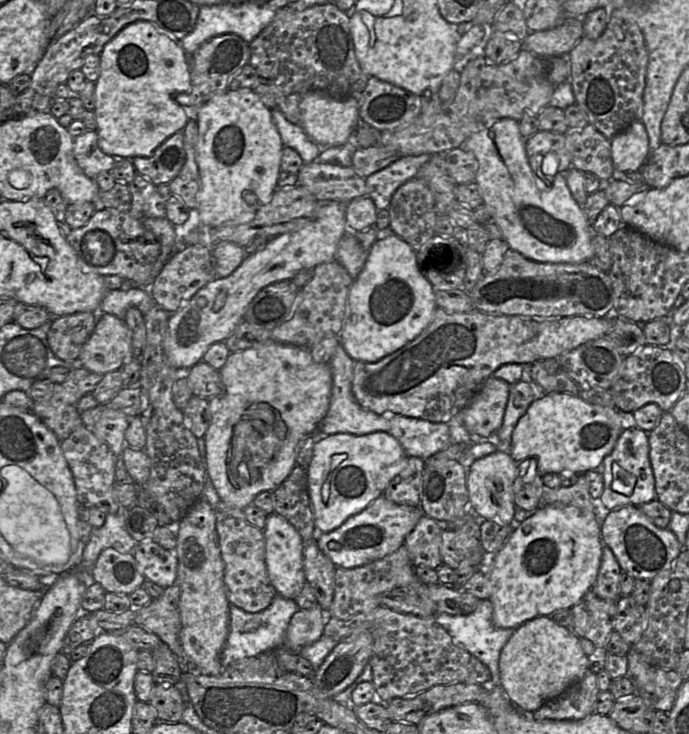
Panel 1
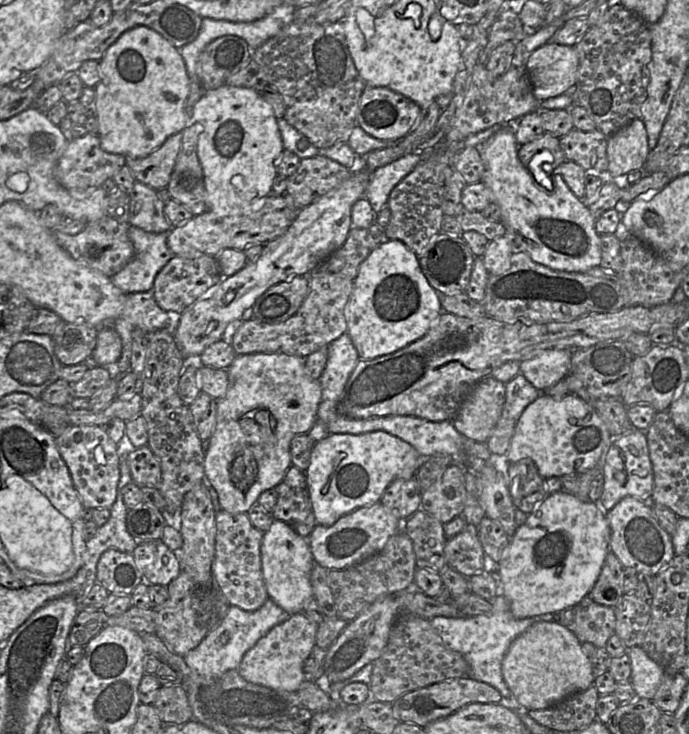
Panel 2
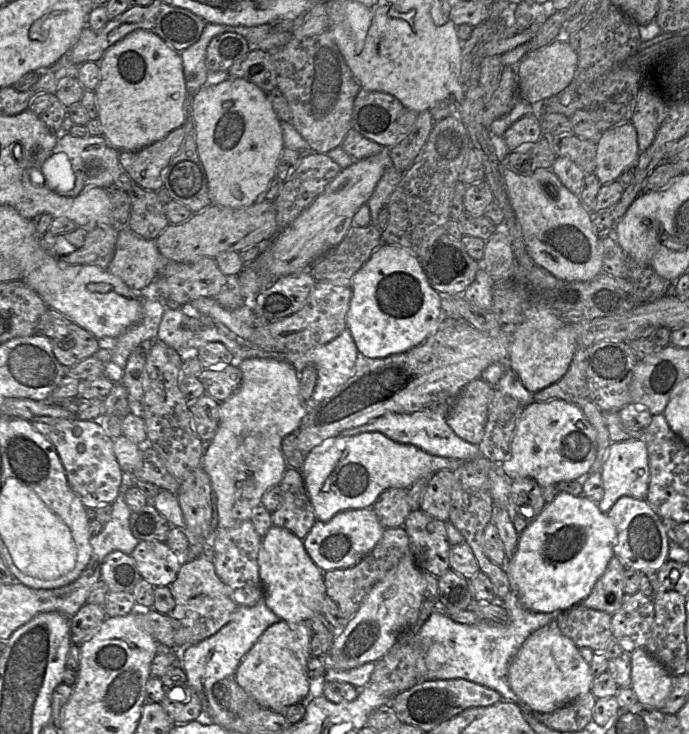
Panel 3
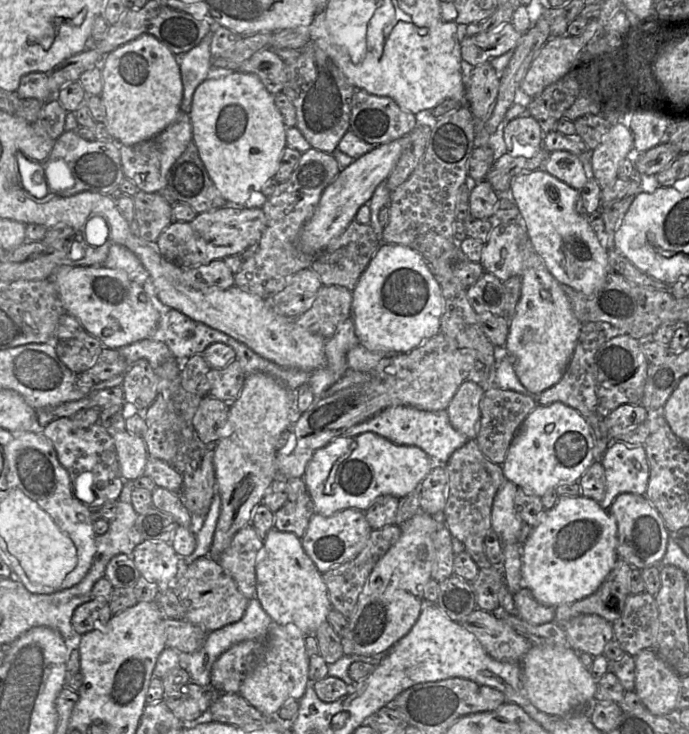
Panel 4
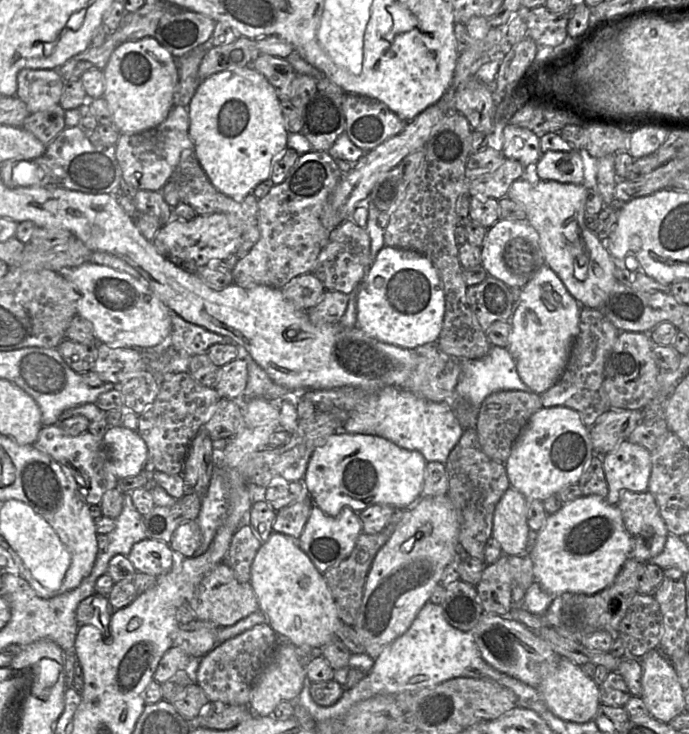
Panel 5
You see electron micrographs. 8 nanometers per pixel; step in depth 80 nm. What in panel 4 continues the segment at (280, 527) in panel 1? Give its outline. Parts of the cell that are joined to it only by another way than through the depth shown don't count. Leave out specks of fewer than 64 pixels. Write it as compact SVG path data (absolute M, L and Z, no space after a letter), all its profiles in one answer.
M272 528L263 540L256 563L256 595L273 623L293 624L303 635L313 635L332 609L323 574L305 552L301 539L293 532Z

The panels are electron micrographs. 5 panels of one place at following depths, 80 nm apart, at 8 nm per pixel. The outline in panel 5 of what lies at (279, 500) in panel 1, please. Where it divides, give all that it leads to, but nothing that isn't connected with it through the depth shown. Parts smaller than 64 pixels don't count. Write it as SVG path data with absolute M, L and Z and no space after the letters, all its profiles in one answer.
M310 496L292 503L276 512L273 531L286 534L298 540L309 519L314 503Z

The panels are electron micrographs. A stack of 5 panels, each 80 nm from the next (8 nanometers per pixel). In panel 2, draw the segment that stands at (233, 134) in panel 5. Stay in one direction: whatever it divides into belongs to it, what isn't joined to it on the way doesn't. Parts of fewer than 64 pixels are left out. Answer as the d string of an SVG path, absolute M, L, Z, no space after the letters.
M224 84L201 96L191 109L191 119L200 125L197 154L204 172L208 211L218 218L259 211L272 191L277 162L284 151L271 105L252 88Z

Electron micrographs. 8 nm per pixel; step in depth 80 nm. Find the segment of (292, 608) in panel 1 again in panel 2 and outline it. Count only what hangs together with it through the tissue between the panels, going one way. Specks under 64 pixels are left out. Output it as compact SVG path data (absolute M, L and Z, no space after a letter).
M269 598L255 611L245 611L232 605L222 622L207 634L196 648L187 652L183 659L191 671L200 677L219 679L225 672L238 669L246 652L274 626L281 624L289 616L290 614Z

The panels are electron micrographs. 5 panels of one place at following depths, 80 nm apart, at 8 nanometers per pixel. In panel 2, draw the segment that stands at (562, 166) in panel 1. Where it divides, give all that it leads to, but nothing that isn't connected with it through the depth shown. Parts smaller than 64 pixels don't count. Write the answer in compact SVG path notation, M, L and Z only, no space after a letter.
M543 133L536 139L519 146L518 157L527 169L533 160L549 175L553 168L559 167L567 160L559 138L550 133Z

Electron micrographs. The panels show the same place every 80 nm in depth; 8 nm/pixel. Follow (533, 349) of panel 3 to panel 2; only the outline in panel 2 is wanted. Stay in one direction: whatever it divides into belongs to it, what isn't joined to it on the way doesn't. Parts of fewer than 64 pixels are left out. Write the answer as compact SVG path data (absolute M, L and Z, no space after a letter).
M547 349L520 362L520 374L540 392L569 375L574 350Z

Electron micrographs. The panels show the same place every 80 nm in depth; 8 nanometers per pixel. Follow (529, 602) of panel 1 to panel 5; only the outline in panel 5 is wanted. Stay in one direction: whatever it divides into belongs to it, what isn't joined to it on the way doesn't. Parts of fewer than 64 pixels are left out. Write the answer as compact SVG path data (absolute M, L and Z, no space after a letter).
M598 495L581 496L564 503L554 514L547 515L545 524L537 532L534 548L529 552L535 582L552 596L565 592L594 595L612 584L623 563L630 557L632 540L625 529L622 515L616 505L611 505Z

